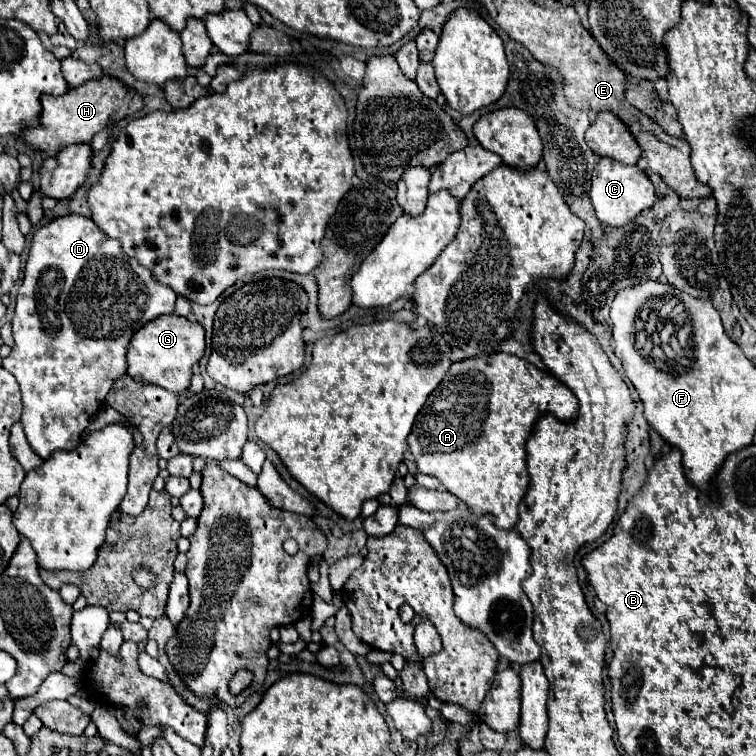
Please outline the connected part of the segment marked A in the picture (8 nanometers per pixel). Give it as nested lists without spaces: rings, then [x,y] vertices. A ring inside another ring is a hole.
[[[496,353],[490,357],[474,357],[454,363],[448,369],[442,383],[432,391],[430,399],[420,409],[408,437],[408,445],[422,473],[436,477],[452,495],[462,499],[474,515],[492,515],[498,529],[510,531],[518,521],[518,503],[528,489],[526,441],[534,431],[536,419],[542,415],[554,415],[560,421],[576,419],[576,395],[554,375],[536,369],[532,363],[516,355]]]

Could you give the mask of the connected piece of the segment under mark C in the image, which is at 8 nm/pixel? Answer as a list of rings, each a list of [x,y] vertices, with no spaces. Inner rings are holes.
[[[602,157],[598,159],[596,169],[592,173],[590,199],[596,209],[596,217],[602,223],[606,223],[608,227],[624,227],[624,223],[636,219],[636,215],[640,215],[644,209],[650,209],[656,203],[656,193],[652,181],[642,169],[638,169],[636,165],[622,165],[618,161]]]

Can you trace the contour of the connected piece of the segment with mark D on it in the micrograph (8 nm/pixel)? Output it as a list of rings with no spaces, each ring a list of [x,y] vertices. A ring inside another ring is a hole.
[[[58,217],[34,231],[12,319],[14,345],[2,367],[14,373],[20,383],[24,403],[22,427],[30,447],[42,459],[48,459],[54,451],[78,447],[80,435],[104,403],[112,383],[126,375],[126,351],[132,335],[148,321],[174,313],[174,303],[176,293],[156,283],[152,273],[136,259],[124,255],[120,243],[106,237],[90,217]]]

